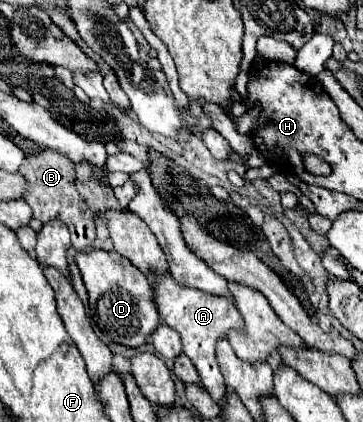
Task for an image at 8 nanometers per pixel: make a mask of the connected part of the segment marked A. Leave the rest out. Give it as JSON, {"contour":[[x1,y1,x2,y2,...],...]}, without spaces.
{"contour":[[155,275,153,301,159,309,163,323,167,323,175,331,179,331,181,343,183,343,183,353,197,367,203,387,211,393,211,397,217,403,221,403,227,387,225,387,225,381,221,377,221,371,219,371,219,365,215,359,215,341,221,335,225,337,229,329,237,329,237,331,243,329,243,319,241,319,237,307,229,299,223,299,219,295,207,295,199,289,177,285,175,279,171,279,171,275]]}

